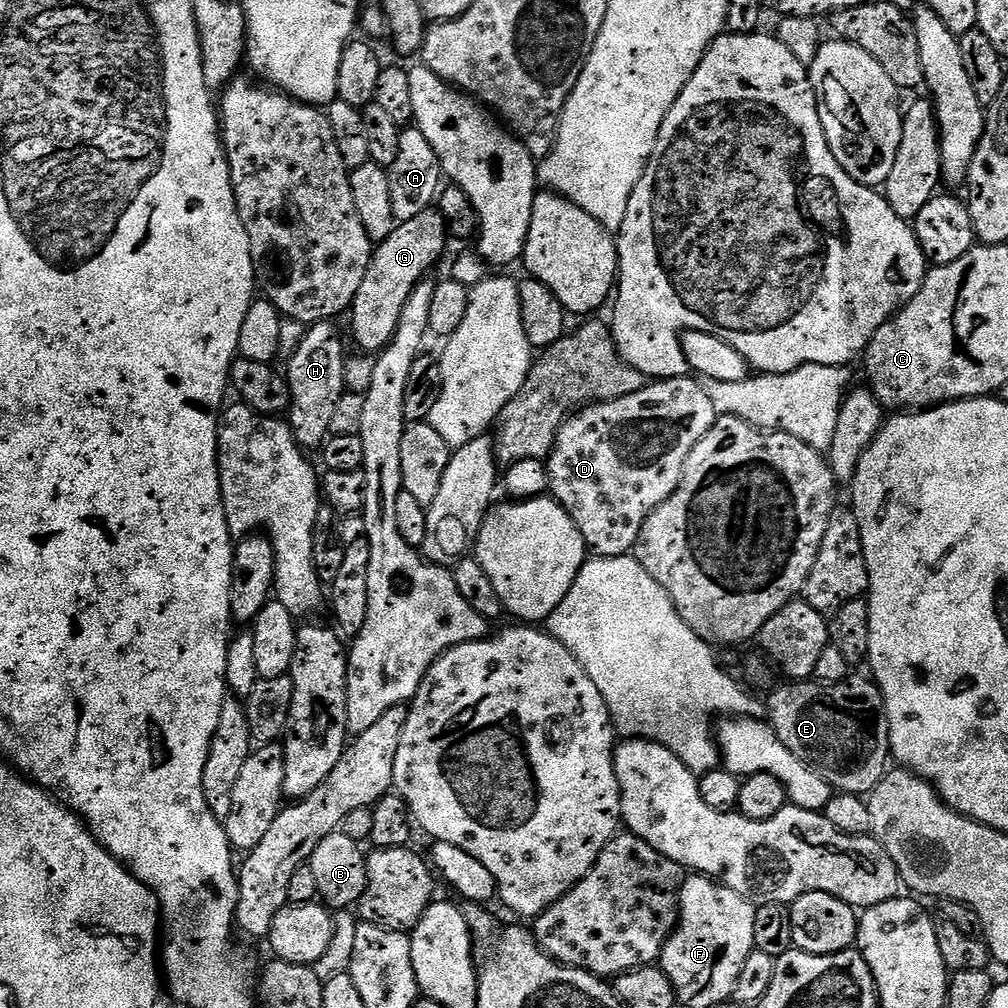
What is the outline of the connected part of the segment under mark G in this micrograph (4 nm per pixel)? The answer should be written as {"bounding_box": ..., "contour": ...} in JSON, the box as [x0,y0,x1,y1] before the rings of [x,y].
{"bounding_box":[350,207,450,354],"contour":[[[431,207],[418,214],[418,218],[410,218],[410,222],[397,223],[394,234],[375,245],[366,278],[362,278],[362,286],[358,286],[358,294],[350,309],[350,317],[356,323],[352,336],[364,351],[361,353],[379,354],[387,348],[389,340],[396,333],[406,300],[412,296],[421,280],[431,273],[428,271],[439,262],[448,240],[450,233],[444,215]]]}

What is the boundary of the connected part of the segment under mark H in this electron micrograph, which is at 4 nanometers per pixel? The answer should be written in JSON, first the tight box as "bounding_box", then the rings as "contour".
{"bounding_box":[286,322,346,450],"contour":[[[332,322],[311,325],[305,331],[302,342],[296,347],[296,353],[286,360],[288,364],[286,375],[292,395],[290,409],[292,433],[300,447],[305,450],[316,447],[319,449],[329,439],[334,410],[346,393],[344,340],[336,326]]]}

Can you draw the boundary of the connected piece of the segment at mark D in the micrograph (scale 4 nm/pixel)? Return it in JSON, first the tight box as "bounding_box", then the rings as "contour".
{"bounding_box":[546,376,717,558],"contour":[[[677,376],[674,380],[645,383],[642,390],[620,396],[617,400],[601,400],[587,405],[564,421],[556,435],[552,455],[546,461],[547,491],[551,499],[558,501],[566,514],[570,514],[589,553],[603,558],[626,556],[635,549],[644,519],[678,490],[690,450],[698,446],[717,419],[714,402],[706,398],[703,383],[696,378]]]}

